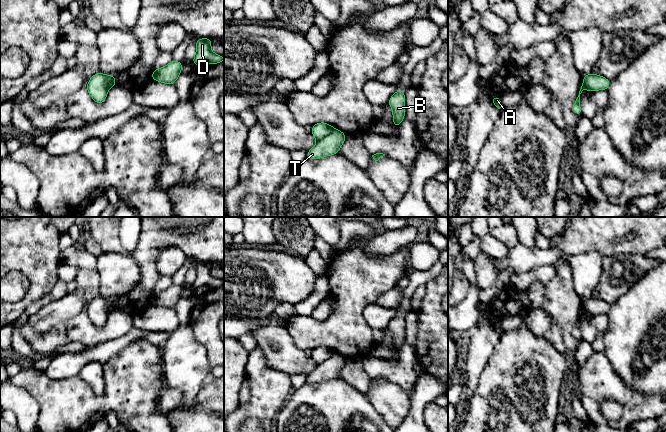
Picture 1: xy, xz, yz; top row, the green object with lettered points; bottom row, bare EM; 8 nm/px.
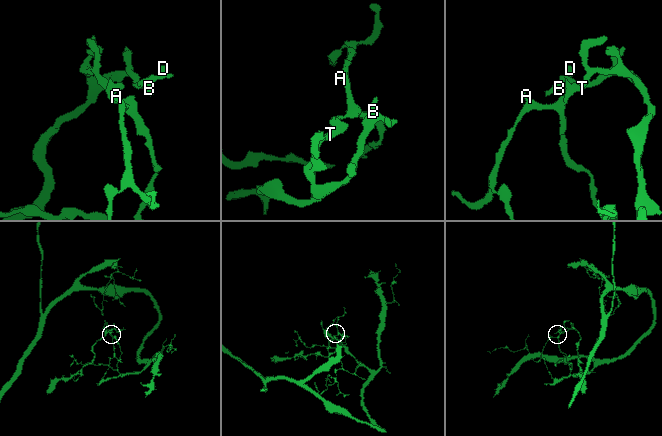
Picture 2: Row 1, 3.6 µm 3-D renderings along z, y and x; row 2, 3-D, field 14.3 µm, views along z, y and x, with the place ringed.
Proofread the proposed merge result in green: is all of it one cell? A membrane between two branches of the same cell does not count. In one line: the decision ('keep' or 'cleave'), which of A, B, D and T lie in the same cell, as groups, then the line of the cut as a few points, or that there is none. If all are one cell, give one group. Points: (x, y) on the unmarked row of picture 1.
cleave; A / B D T; cut in xz along (333, 352), (317, 365)

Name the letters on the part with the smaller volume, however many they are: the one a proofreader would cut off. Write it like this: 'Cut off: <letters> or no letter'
Cut off: B, D, T

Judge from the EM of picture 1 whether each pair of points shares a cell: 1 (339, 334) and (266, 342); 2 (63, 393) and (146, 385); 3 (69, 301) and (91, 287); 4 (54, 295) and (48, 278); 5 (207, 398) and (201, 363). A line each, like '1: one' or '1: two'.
1: two
2: one
3: one
4: two
5: two

